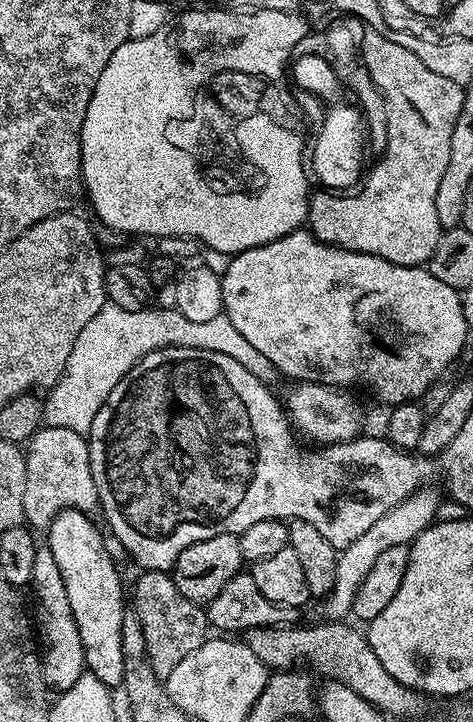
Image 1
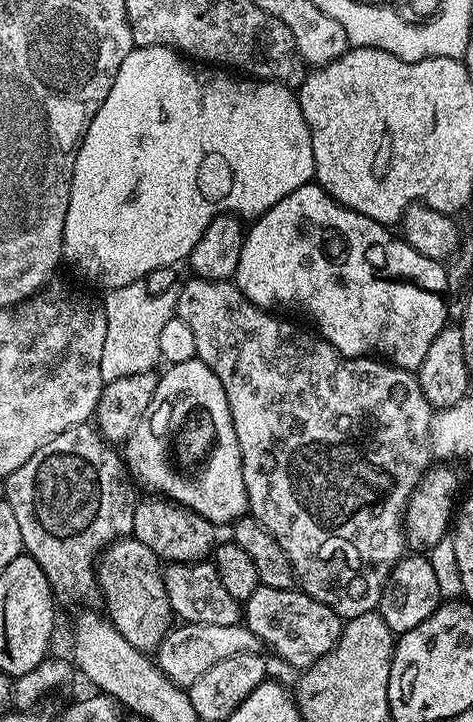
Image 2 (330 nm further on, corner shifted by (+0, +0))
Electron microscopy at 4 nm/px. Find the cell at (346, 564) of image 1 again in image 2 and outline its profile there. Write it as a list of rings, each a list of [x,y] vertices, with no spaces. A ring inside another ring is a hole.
[[[181,623],[169,631],[168,637],[156,649],[154,659],[166,674],[166,678],[170,678],[178,687],[186,690],[191,684],[198,682],[198,678],[202,674],[206,674],[206,670],[218,666],[218,662],[222,662],[226,658],[234,658],[234,654],[260,652],[261,648],[259,637],[243,623],[234,626]]]

